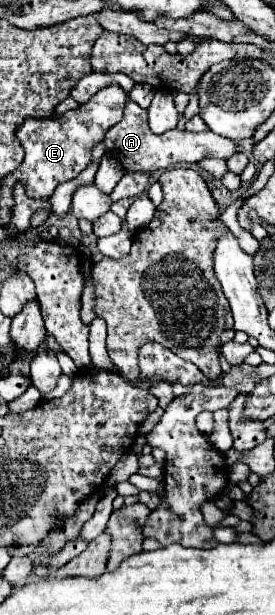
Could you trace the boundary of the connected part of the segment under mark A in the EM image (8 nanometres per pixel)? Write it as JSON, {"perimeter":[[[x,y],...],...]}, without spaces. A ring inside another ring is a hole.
{"perimeter":[[[130,99],[126,101],[122,121],[118,121],[106,133],[104,145],[106,145],[108,155],[114,157],[116,161],[120,161],[126,171],[146,171],[146,173],[152,173],[158,169],[172,169],[172,167],[186,165],[186,163],[200,163],[202,159],[208,159],[208,157],[218,157],[218,159],[226,161],[226,159],[230,159],[230,155],[234,155],[238,151],[238,143],[234,143],[232,139],[220,137],[220,135],[212,133],[210,129],[202,131],[202,133],[188,133],[188,131],[172,129],[162,135],[154,135],[148,127],[146,111]]]}

